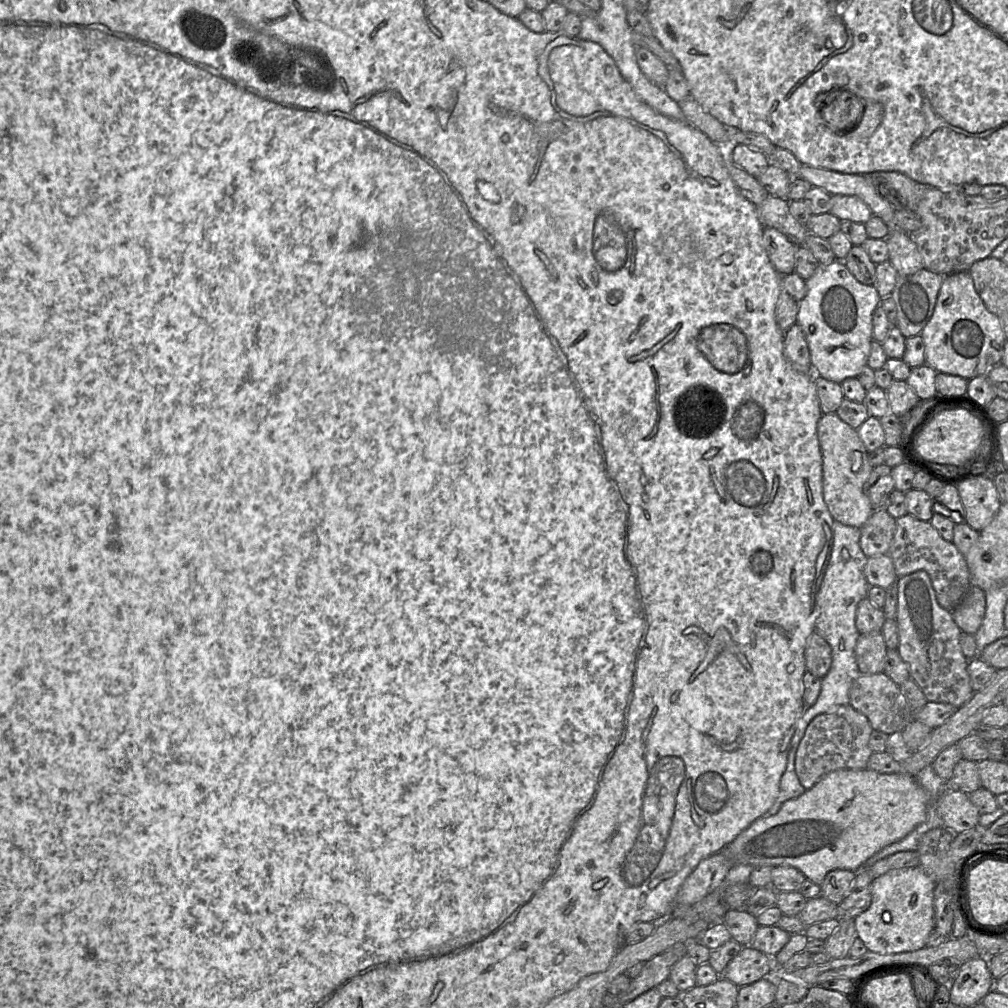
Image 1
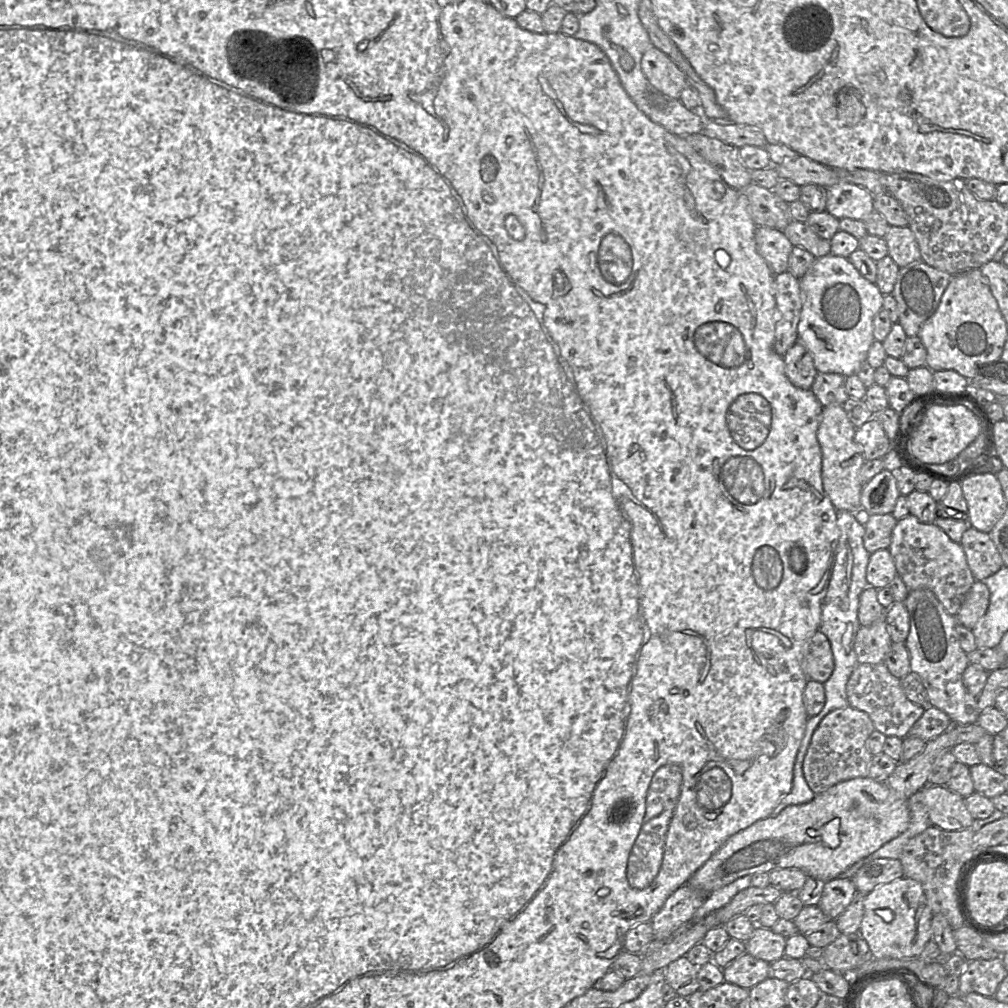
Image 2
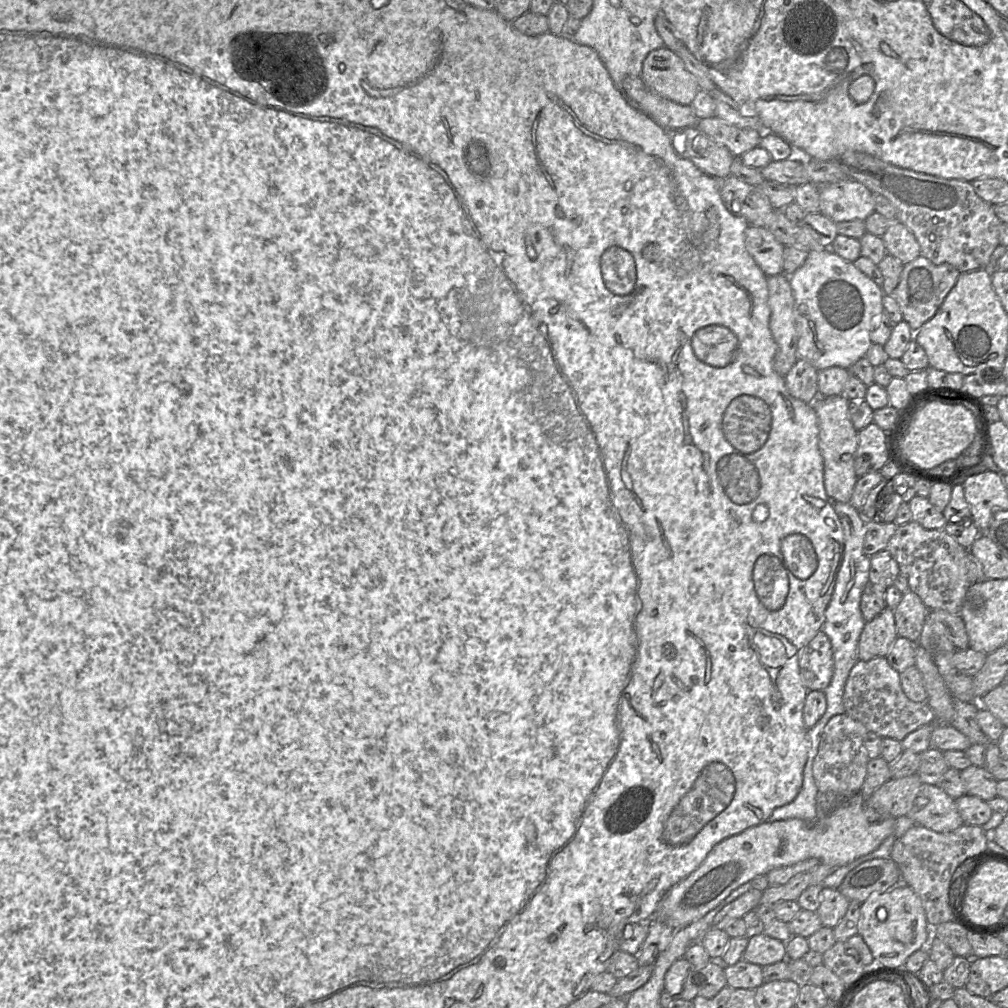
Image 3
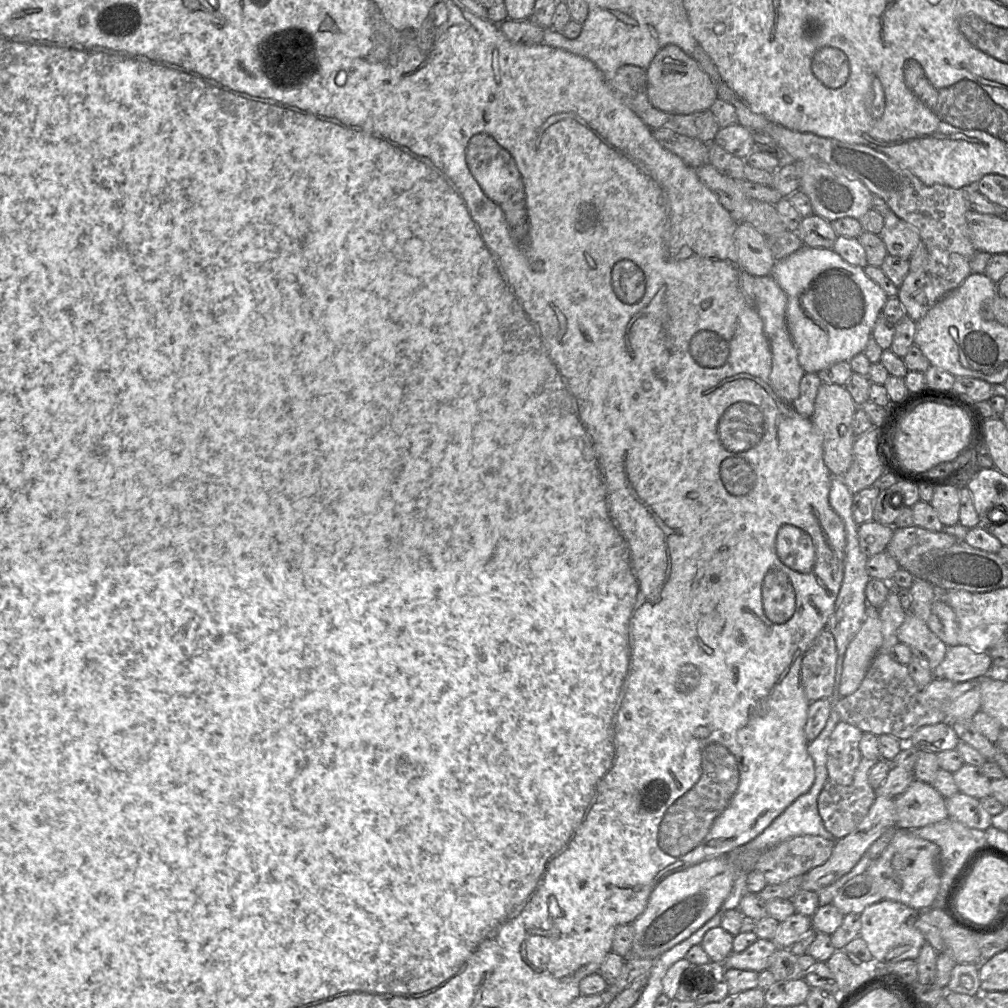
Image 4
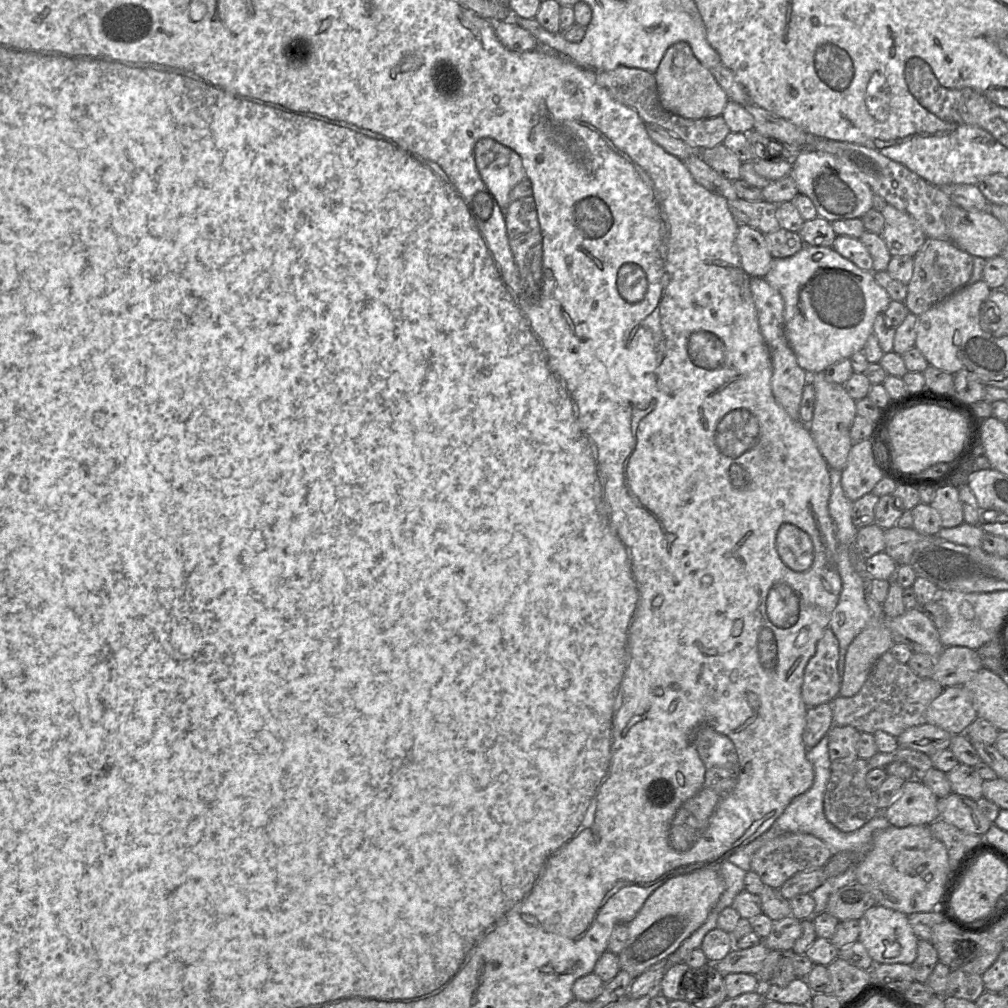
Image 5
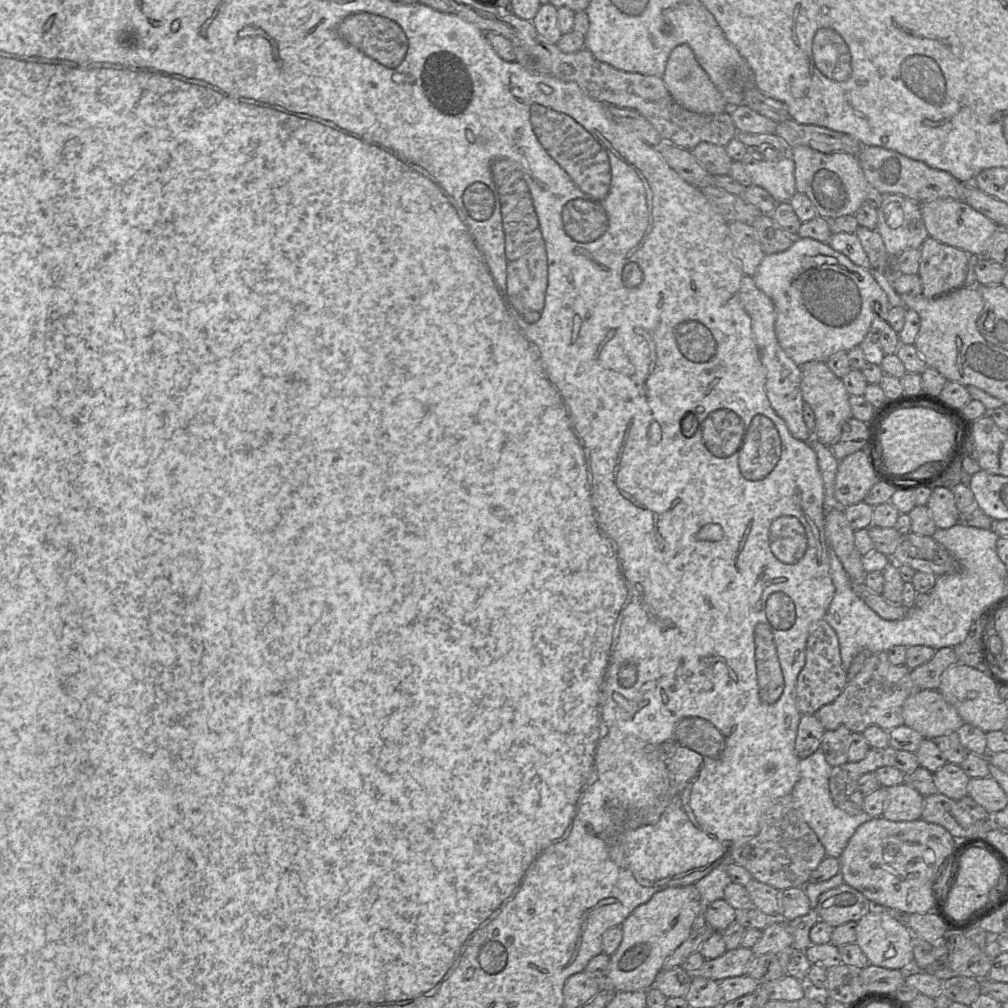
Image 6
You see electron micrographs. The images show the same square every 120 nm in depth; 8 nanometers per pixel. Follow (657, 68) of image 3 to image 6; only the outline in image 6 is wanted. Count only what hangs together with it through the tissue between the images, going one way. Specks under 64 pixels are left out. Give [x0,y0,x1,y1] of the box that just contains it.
[662,44,728,114]

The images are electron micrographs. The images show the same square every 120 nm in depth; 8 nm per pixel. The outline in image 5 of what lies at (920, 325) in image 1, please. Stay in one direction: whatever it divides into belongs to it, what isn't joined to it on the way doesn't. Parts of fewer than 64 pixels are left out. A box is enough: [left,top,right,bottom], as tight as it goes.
[904,238,973,316]

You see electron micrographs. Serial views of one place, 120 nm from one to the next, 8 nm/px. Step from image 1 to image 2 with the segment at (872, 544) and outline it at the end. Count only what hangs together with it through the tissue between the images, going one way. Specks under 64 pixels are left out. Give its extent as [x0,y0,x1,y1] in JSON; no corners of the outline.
[863,513,897,554]

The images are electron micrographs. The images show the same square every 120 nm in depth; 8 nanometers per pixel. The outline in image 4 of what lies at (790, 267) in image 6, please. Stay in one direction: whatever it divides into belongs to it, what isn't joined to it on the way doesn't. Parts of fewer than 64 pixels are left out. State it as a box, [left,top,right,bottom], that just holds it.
[770,246,888,373]

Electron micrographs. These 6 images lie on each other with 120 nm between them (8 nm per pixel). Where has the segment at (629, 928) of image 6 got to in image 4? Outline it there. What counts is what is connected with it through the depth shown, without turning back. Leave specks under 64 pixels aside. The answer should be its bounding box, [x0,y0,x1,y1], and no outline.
[631,854,737,960]

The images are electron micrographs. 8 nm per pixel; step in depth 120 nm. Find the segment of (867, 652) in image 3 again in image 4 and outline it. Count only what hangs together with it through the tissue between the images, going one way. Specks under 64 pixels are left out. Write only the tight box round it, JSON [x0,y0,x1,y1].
[879,592,907,653]

